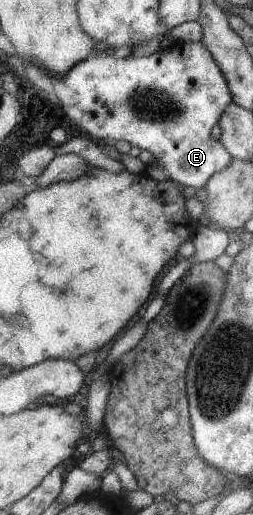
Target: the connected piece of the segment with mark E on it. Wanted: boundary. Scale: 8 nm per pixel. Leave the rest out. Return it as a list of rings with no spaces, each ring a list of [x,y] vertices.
[[[200,40],[196,43],[177,42],[164,51],[150,53],[148,57],[128,55],[124,59],[116,59],[110,52],[91,54],[72,65],[62,77],[54,77],[45,73],[44,69],[38,71],[42,77],[46,76],[50,80],[60,107],[64,109],[72,125],[76,125],[94,141],[108,137],[112,141],[120,140],[132,147],[146,149],[148,153],[152,153],[155,166],[166,171],[171,181],[177,185],[197,190],[206,188],[212,173],[222,171],[233,159],[219,139],[210,137],[210,129],[218,123],[220,115],[232,102],[232,96],[219,65],[210,57],[206,45]]]

